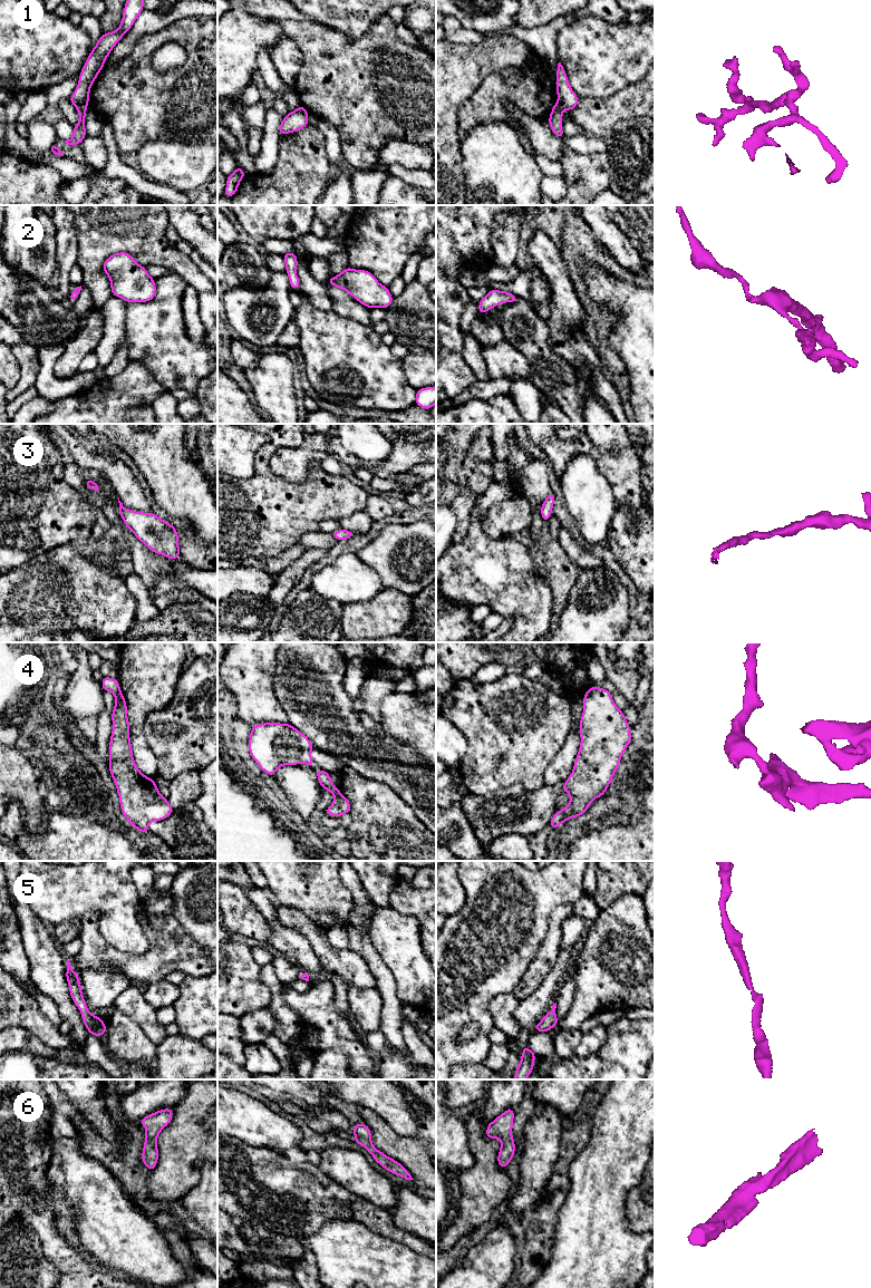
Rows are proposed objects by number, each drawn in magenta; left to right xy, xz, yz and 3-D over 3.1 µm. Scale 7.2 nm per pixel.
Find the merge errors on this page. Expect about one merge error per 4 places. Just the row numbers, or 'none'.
1, 4

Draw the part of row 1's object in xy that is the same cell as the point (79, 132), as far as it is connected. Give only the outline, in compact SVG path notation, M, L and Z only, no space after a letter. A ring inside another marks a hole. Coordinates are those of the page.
M83 104L77 107L77 113L79 115L79 122L77 125L72 126L74 128L74 136L70 139L65 141L68 145L80 145L84 141L85 136L87 135L85 128L85 119L86 119L86 110L88 104Z

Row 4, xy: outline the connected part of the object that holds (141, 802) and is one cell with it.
M122 691L115 695L115 699L108 768L117 788L122 813L130 826L144 834L151 822L165 820L174 808L158 792L154 778L137 768L129 738L127 705Z

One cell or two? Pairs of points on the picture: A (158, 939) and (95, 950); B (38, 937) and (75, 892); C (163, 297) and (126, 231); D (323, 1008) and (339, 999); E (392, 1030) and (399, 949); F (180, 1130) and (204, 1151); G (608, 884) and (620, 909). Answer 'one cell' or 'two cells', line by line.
A: one cell
B: two cells
C: two cells
D: two cells
E: two cells
F: one cell
G: two cells

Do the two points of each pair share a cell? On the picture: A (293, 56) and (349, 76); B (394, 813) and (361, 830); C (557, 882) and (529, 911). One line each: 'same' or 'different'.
A: different
B: same
C: same

